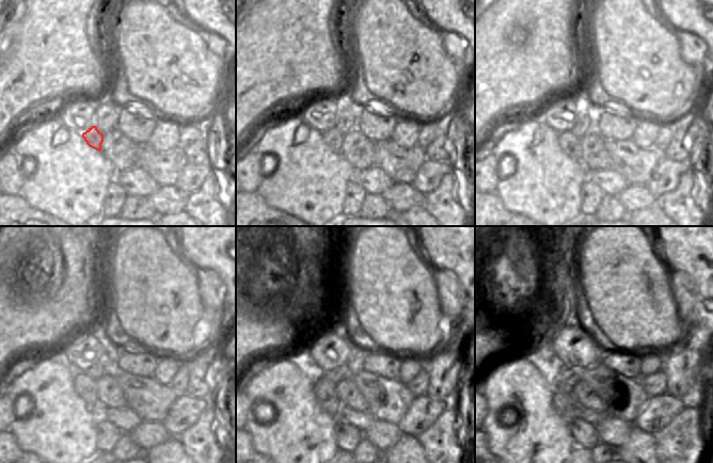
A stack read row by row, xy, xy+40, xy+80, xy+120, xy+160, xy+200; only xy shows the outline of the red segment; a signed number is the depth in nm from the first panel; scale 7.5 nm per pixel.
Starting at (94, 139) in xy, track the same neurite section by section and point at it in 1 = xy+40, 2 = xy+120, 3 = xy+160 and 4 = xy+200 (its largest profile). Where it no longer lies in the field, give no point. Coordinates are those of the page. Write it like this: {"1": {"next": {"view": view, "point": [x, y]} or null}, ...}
{"1": {"next": {"view": "xy+40", "point": [332, 138]}}, "2": {"next": {"view": "xy+120", "point": [85, 386]}}, "3": {"next": {"view": "xy+160", "point": [325, 390]}}, "4": {"next": {"view": "xy+200", "point": [561, 400]}}}

